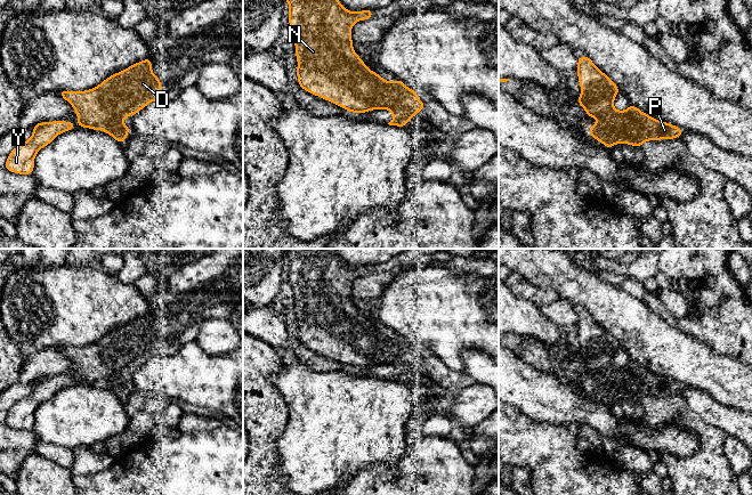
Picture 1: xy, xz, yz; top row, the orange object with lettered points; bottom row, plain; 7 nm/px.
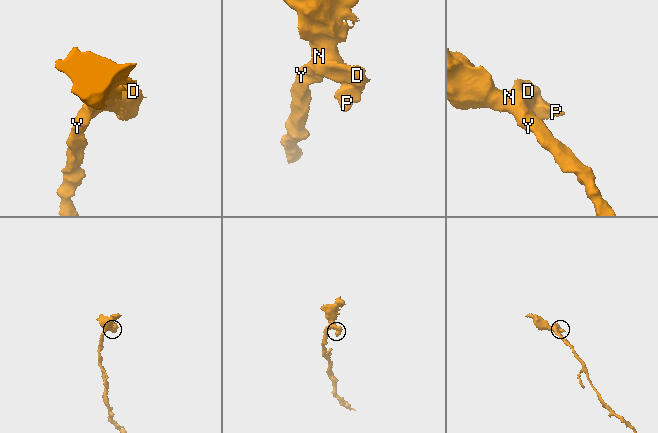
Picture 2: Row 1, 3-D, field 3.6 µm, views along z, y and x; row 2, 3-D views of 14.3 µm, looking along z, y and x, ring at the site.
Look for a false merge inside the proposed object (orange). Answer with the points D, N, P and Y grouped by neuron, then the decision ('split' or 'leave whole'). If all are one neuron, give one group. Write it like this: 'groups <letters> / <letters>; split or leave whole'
groups D N P Y; leave whole

